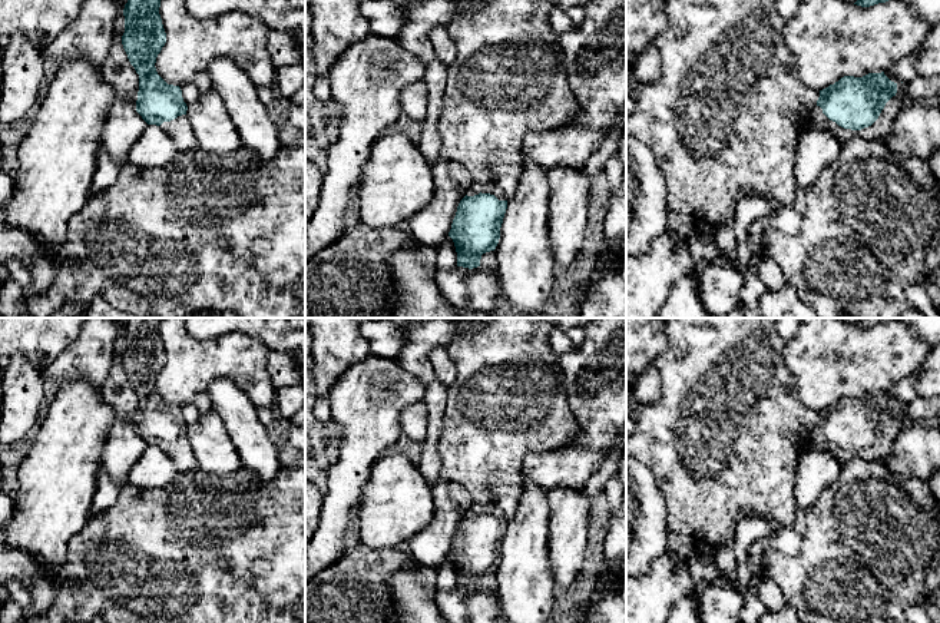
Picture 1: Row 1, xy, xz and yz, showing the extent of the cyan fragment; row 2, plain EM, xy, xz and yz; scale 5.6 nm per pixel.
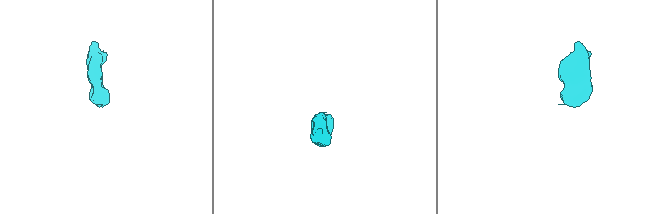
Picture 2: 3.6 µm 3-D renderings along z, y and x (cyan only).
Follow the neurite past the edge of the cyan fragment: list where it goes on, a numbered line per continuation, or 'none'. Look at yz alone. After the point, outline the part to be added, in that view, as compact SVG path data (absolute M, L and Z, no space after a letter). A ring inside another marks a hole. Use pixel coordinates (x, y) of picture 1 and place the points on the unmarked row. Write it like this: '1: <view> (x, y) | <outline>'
1: yz (883, 446) | M893 417L881 431L878 440L868 448L861 451L851 451L838 447L835 443L830 441L820 427L817 427L810 438L810 448L817 451L827 451L833 454L841 464L848 463L854 457L861 457L867 461L884 458L890 455L893 444L903 428L900 418Z

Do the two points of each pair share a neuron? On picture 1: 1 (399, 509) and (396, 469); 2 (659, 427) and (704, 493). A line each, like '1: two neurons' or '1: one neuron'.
1: one neuron
2: one neuron

